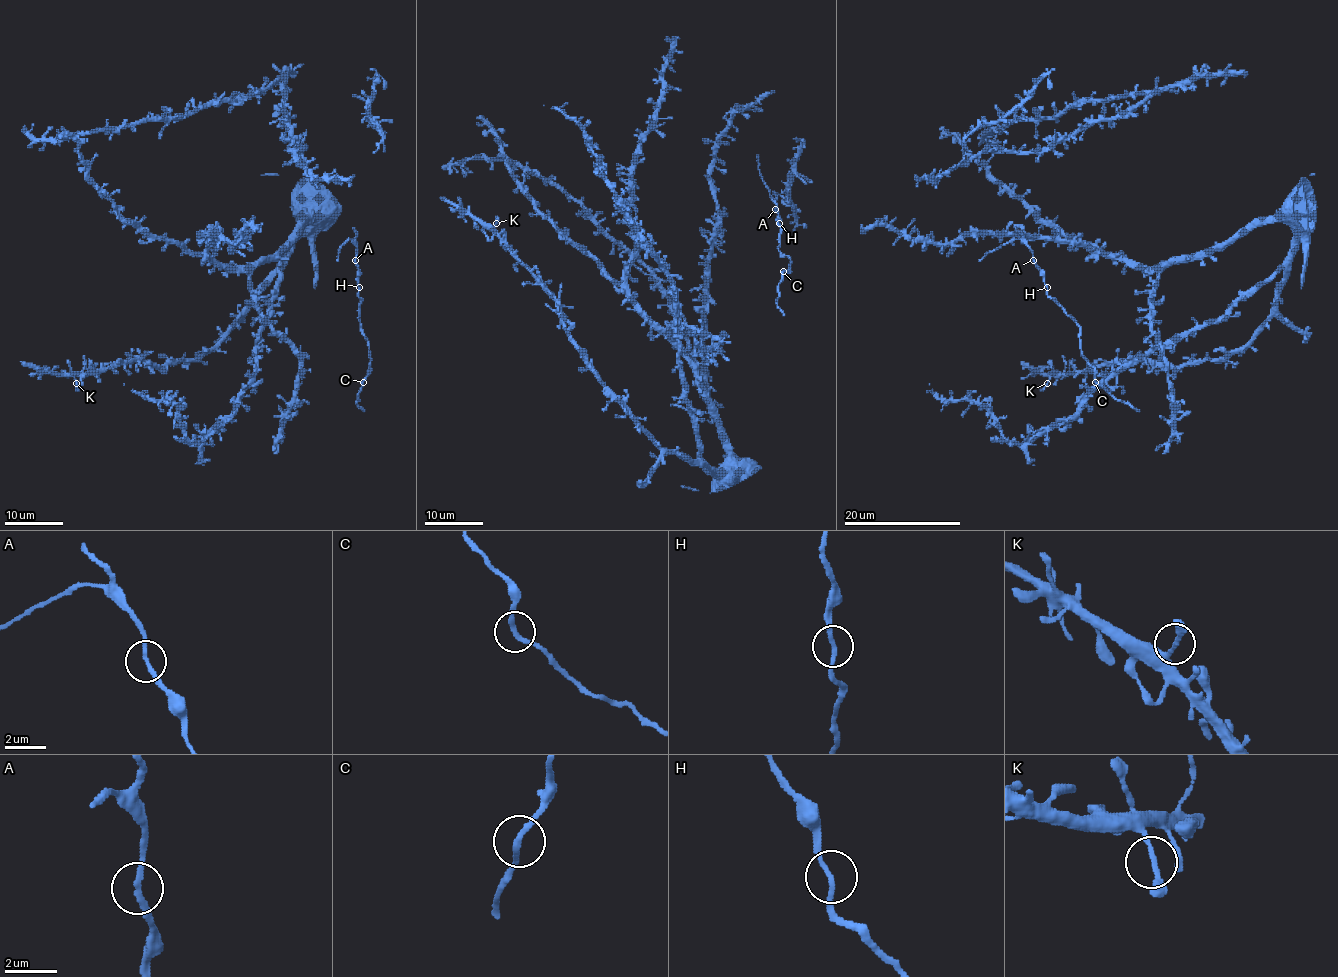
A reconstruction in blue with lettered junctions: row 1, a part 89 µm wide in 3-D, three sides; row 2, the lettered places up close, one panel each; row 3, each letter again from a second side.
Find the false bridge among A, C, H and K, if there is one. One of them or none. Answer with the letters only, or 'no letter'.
no letter

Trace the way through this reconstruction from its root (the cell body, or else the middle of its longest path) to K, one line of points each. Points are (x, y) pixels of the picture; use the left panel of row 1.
K: (102, 194), (140, 229), (232, 267), (267, 262), (307, 226), (211, 348), (167, 366), (131, 359), (76, 383)

